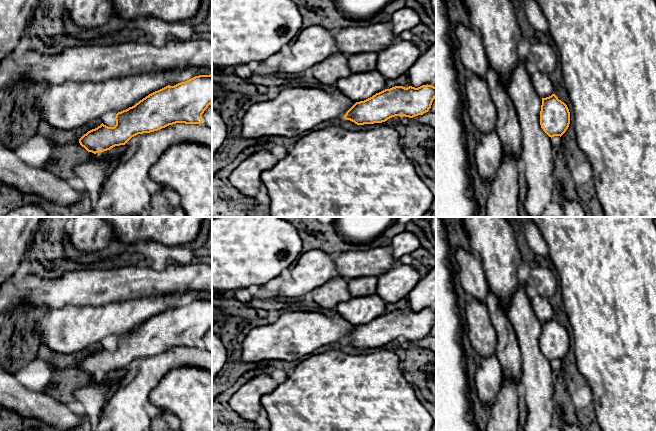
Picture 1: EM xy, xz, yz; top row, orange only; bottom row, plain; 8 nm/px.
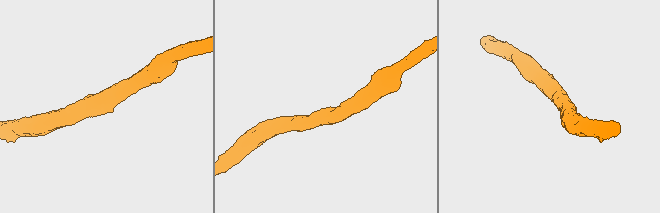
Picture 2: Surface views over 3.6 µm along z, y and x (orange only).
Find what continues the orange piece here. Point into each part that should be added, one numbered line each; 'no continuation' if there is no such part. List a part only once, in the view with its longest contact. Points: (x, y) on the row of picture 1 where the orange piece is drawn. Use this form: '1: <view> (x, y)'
1: xy (70, 105)

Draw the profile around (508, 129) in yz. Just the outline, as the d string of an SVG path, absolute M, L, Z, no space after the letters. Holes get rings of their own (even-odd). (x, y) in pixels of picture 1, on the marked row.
M490 66L485 80L488 83L491 97L498 114L496 134L502 145L502 153L513 155L517 160L520 160L522 134L515 106L508 91L502 85L499 74Z

